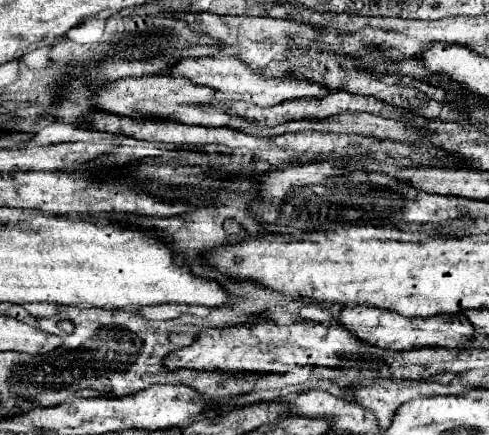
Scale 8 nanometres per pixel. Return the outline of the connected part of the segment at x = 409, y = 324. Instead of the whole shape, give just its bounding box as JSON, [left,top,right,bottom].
[339,305,473,351]

